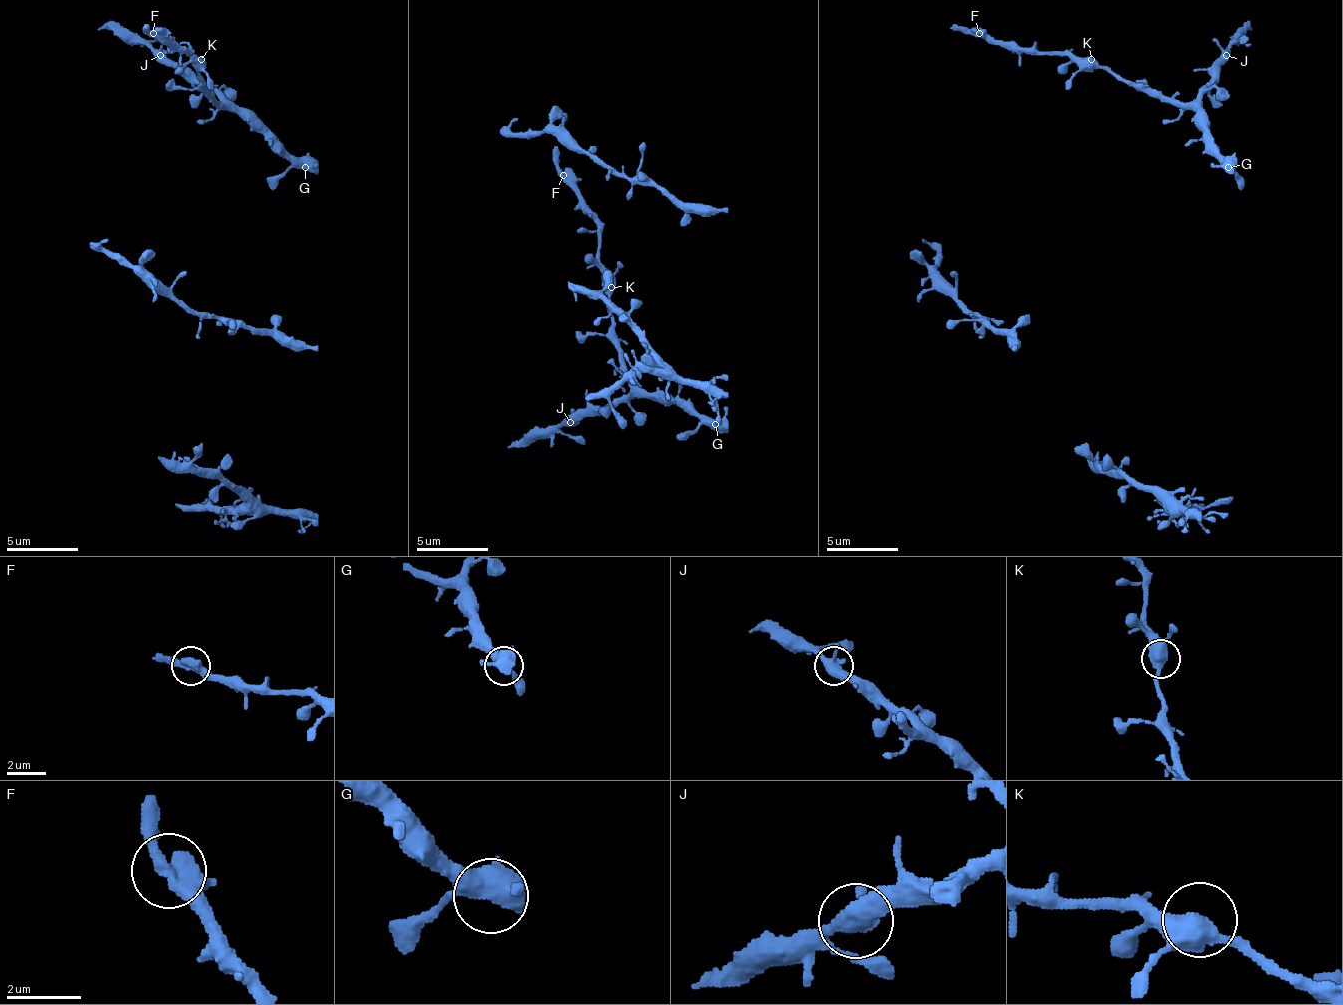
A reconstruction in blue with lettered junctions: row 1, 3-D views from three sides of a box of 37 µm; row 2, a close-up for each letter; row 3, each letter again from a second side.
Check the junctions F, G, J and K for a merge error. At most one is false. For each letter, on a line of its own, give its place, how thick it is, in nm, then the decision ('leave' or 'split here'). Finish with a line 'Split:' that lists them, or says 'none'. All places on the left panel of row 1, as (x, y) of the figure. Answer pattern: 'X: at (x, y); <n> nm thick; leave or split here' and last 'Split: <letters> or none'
F: at (153, 33); 500 nm thick; leave
G: at (305, 167); 480 nm thick; leave
J: at (160, 55); 420 nm thick; leave
K: at (201, 59); 440 nm thick; leave
Split: none

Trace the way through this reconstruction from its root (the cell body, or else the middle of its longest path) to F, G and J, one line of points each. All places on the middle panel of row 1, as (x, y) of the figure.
F: (622, 349), (607, 309), (607, 269), (600, 262), (600, 226), (596, 215), (582, 194), (564, 176)
G: (622, 349), (625, 370), (647, 392), (668, 392), (676, 399), (683, 399), (697, 414), (705, 414), (715, 424)
J: (622, 349), (629, 392), (607, 406), (586, 406), (571, 421)

